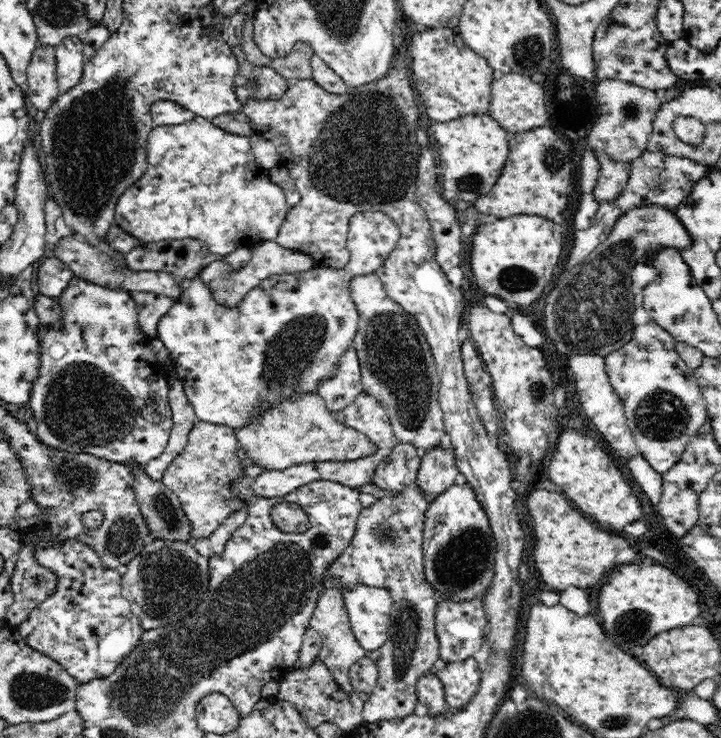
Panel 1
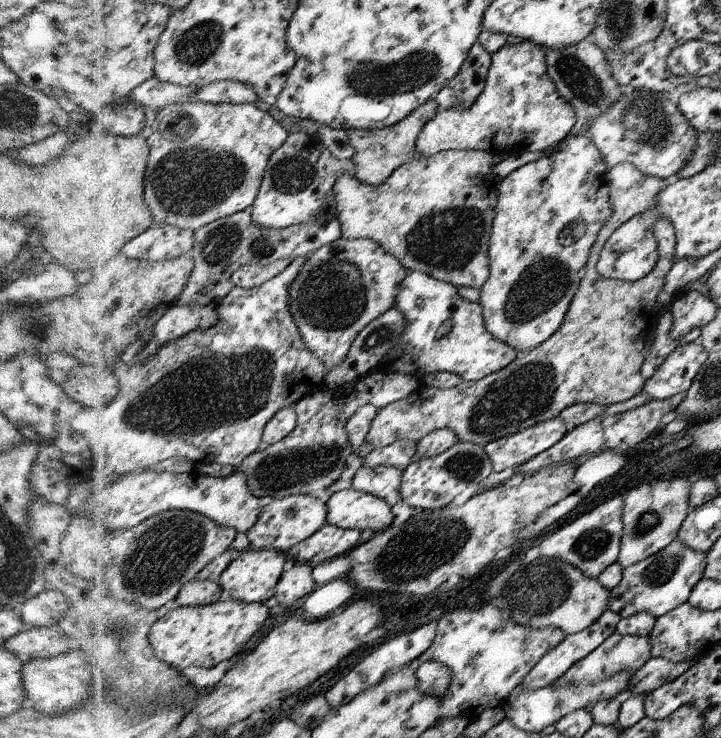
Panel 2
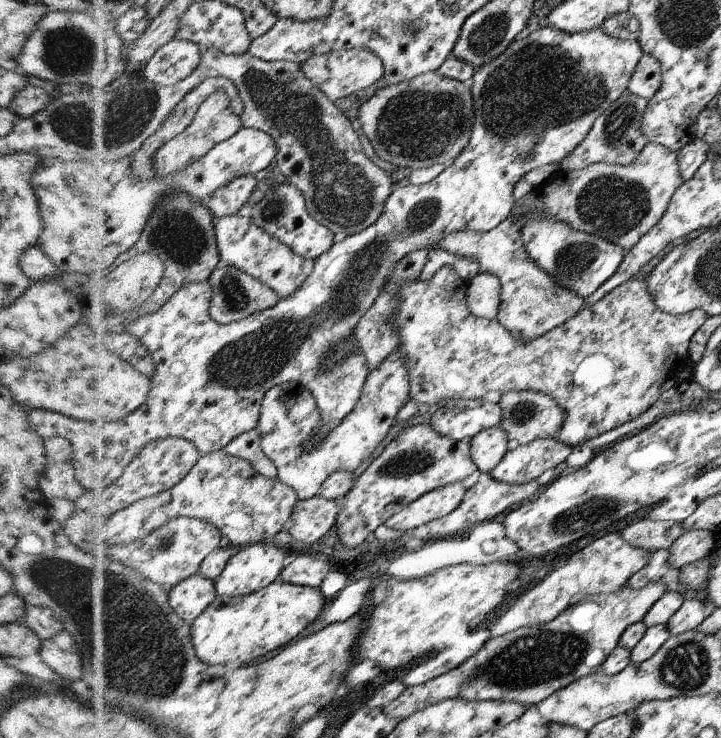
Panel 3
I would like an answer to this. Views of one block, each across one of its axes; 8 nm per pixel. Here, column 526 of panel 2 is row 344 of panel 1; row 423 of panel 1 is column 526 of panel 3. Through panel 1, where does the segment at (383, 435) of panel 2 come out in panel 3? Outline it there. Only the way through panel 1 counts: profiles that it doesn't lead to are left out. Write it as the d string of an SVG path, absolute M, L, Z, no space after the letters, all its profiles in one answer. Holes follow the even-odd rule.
M508 390L506 394L494 396L502 408L499 427L509 436L509 450L521 447L536 439L556 438L566 419L566 411L554 400L553 396L531 390Z

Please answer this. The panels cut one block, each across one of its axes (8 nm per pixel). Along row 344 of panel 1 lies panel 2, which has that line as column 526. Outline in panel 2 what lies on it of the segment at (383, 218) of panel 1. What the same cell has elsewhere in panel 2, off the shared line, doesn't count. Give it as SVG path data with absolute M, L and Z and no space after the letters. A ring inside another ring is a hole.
M578 134L578 136L566 136L559 144L554 144L552 148L544 151L544 156L540 160L532 160L524 164L518 170L510 172L505 178L499 178L498 184L502 184L502 204L498 204L498 220L494 220L494 244L489 246L489 276L490 284L484 284L480 288L478 304L482 306L486 328L490 334L501 340L505 345L512 346L519 353L527 353L536 349L539 345L549 340L562 325L566 312L574 299L574 294L578 290L578 284L581 284L586 270L584 264L590 256L590 248L596 242L600 228L606 224L606 220L612 216L612 206L610 206L610 192L608 192L609 180L606 180L605 158L602 158L600 150L596 150L594 142L588 135Z

